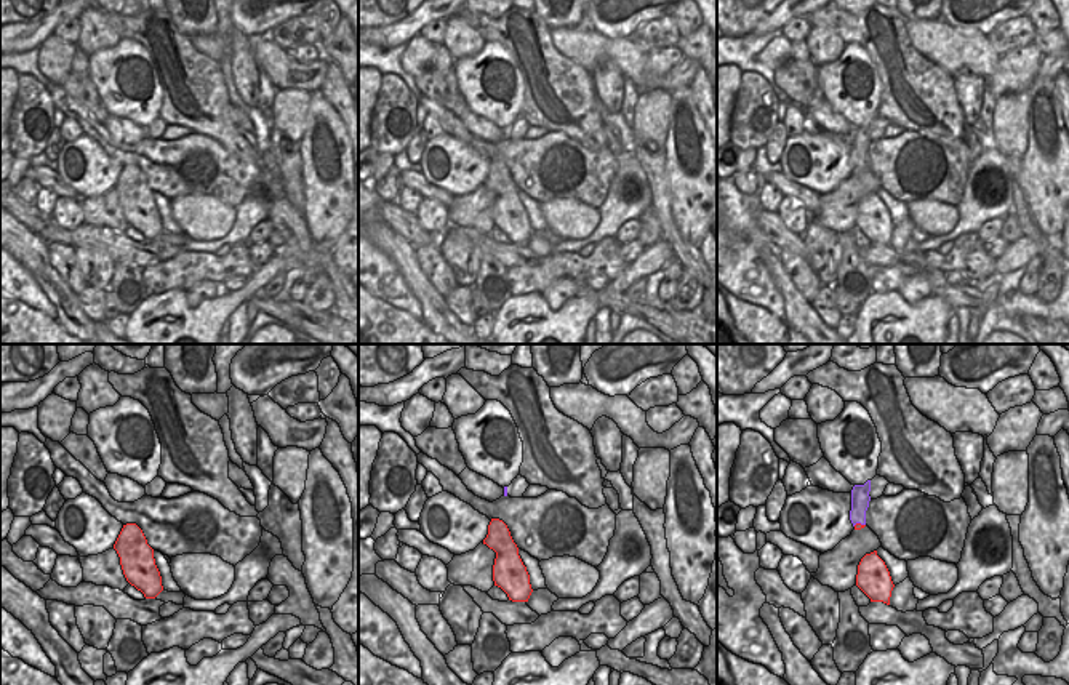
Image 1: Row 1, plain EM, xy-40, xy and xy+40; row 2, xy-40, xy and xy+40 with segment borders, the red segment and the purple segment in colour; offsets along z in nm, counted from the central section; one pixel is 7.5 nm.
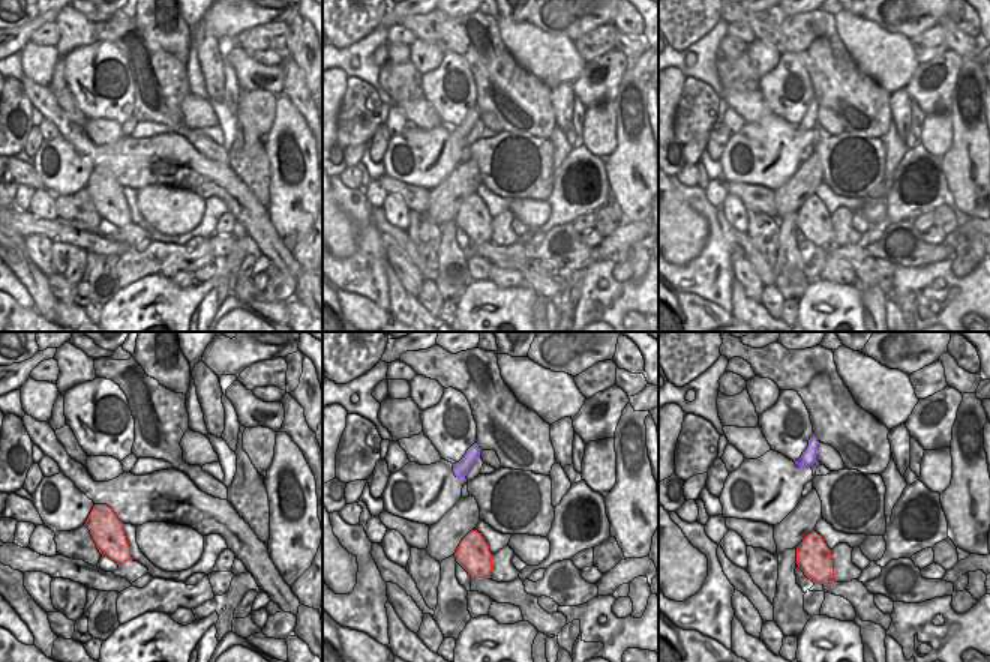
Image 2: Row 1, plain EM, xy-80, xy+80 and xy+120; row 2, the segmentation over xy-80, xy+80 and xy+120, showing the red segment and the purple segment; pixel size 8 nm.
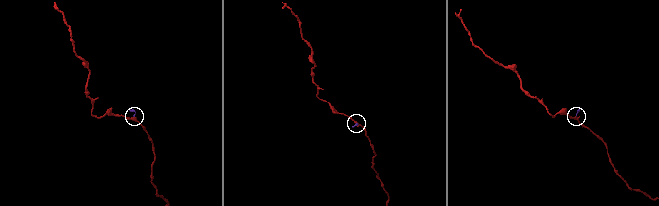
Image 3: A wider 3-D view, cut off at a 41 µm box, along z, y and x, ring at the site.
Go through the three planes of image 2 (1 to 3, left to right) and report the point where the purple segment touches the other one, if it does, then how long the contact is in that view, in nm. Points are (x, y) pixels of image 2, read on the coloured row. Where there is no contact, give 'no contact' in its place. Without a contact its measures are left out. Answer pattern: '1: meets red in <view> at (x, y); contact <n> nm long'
1: no contact
2: no contact
3: no contact

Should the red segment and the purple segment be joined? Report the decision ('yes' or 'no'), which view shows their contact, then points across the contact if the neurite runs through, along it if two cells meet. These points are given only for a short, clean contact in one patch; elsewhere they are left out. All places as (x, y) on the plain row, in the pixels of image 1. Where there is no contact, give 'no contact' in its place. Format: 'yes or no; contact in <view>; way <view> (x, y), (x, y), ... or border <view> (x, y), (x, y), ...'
no; contact in xy+40; border xy+40 (864, 165), (853, 167)

